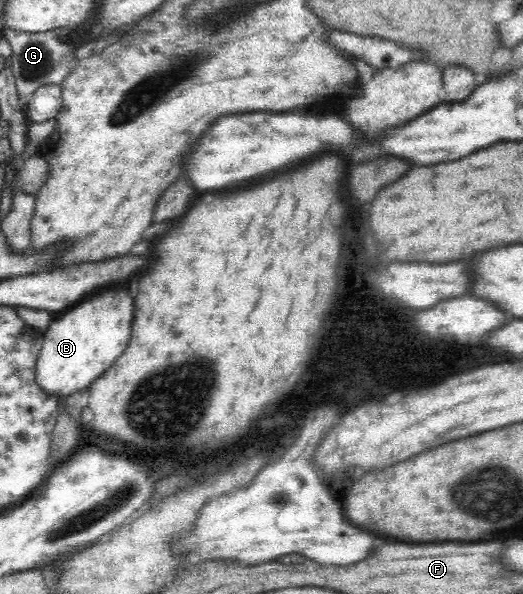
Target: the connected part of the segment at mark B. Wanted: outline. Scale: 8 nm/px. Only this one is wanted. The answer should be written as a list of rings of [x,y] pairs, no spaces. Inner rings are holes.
[[[107,288],[83,300],[59,320],[50,320],[43,330],[42,347],[35,365],[35,382],[43,393],[55,396],[59,402],[67,397],[83,392],[95,380],[101,378],[113,366],[113,362],[123,354],[131,334],[133,297],[123,288]]]

